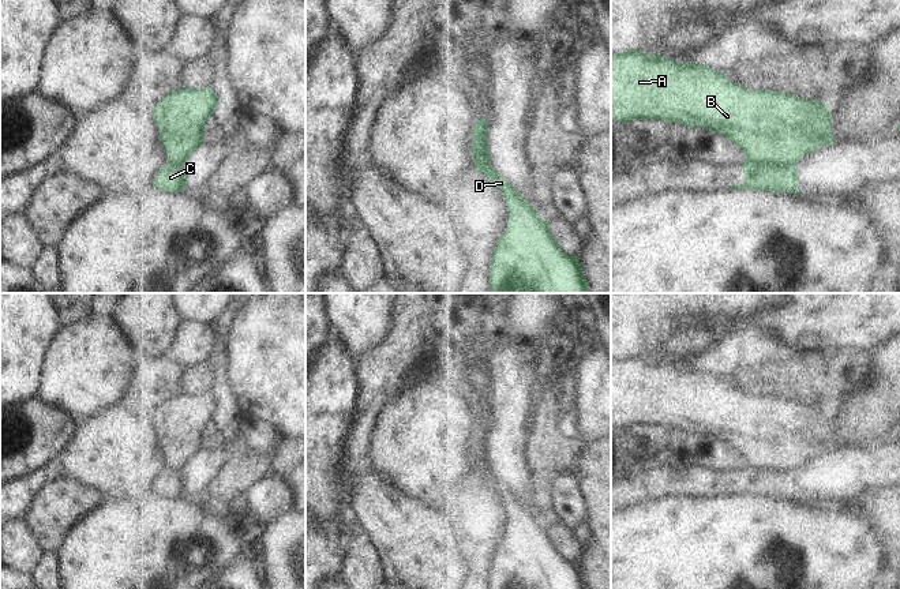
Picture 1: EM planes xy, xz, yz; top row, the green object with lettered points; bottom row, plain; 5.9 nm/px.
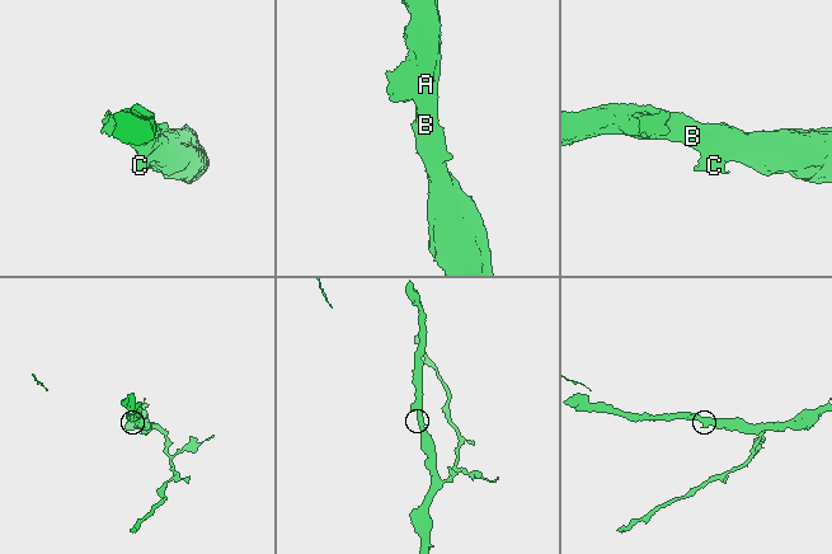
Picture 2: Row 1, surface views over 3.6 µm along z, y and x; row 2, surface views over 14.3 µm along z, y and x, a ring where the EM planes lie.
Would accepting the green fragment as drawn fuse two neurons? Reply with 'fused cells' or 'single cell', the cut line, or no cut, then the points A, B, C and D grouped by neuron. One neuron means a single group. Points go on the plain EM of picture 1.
fused cells | yz (746, 465), (792, 472) | A B D / C

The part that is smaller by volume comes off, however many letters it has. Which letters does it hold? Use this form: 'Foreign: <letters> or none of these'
Foreign: C

